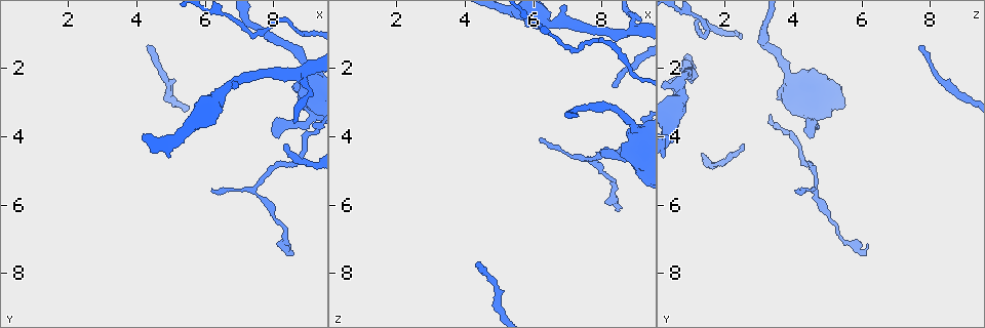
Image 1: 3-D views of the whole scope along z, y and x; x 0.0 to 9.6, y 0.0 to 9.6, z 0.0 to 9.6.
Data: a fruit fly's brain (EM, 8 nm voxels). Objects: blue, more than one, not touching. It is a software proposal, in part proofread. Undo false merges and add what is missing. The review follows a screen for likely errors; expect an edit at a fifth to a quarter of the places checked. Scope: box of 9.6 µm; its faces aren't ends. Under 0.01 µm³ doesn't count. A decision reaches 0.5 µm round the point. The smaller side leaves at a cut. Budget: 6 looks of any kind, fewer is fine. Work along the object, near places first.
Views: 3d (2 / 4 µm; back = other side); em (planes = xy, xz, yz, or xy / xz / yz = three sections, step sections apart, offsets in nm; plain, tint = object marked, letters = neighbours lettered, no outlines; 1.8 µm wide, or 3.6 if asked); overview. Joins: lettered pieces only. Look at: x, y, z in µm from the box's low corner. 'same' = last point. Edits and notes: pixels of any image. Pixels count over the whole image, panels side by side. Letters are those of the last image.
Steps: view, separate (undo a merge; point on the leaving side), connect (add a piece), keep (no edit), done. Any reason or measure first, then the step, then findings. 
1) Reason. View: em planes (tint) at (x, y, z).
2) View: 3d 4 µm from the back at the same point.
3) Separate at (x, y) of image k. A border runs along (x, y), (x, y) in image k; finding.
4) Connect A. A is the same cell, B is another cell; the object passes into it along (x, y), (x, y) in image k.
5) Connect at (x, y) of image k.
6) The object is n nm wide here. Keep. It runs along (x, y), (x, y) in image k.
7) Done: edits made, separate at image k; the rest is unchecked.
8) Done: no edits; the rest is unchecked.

Free end. View: em 3.6 µm planes (letters) at (4.35, 1.35, 7.70).

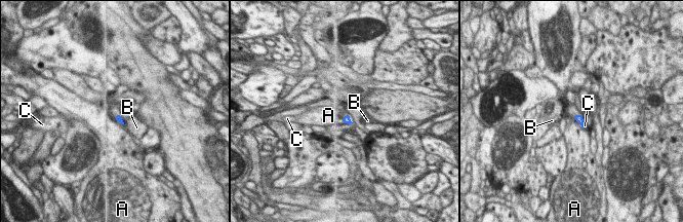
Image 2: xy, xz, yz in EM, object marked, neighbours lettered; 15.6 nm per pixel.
The longest contact is with A, 280 nm. Keep. A, B and C are other cells; a border runs along (572, 117), (585, 128) in image 2; none of them fits.

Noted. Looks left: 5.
Arms part here. View: em xy step 4 (tint) at (7.45, 5.60, 4.70).

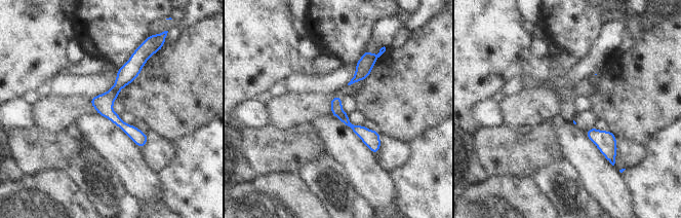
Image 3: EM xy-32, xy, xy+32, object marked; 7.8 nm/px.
View: em xy step 4 (letters) at the same point.

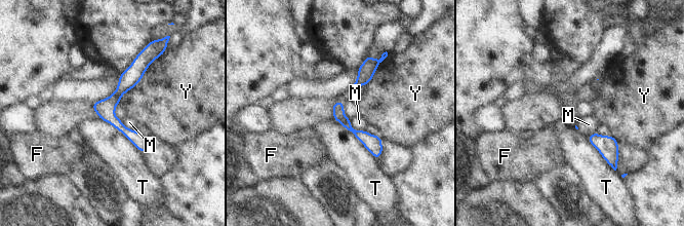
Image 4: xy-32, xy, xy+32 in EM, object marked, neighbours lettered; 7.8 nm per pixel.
The object is 20 nm wide here. Keep. F, M, T and Y are other cells; a border runs along (333, 118), (349, 130), (375, 159) in image 4; one neuron here.

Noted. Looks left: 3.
An open end. View: em planes (letters) at (8.55, 7.15, 6.15).

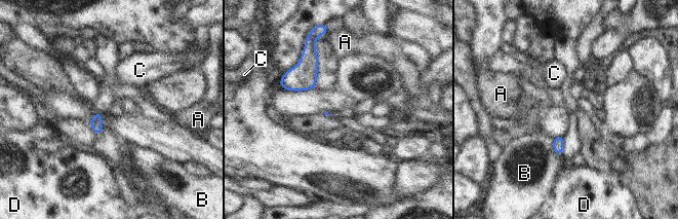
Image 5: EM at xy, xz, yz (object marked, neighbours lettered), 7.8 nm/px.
Keep. A, B, C and D are other cells; a border runs along (552, 139), (552, 149), (561, 155) in image 5; no lettered piece goes on from it.

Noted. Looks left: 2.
Done: no edits; the rest is unchecked.

